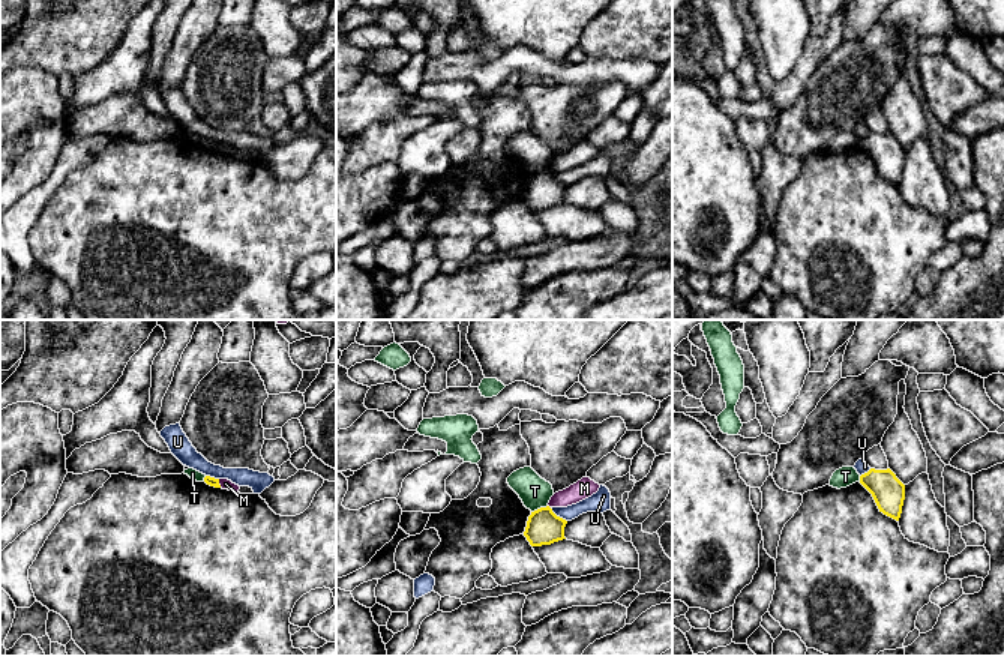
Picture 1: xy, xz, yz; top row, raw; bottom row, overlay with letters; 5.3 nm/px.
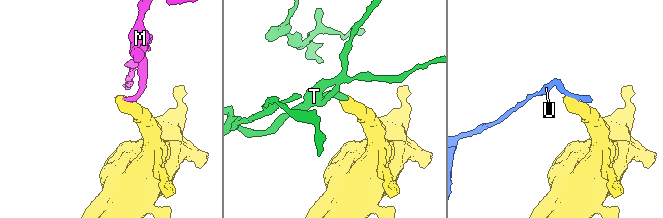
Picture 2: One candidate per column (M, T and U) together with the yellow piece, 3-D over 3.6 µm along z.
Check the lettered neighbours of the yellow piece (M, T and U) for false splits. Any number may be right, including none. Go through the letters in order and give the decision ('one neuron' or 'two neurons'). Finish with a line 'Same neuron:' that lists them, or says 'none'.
M: two neurons
T: two neurons
U: two neurons
Same neuron: none

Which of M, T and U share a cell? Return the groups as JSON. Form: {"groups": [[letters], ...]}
{"groups": [["M"], ["T"], ["U"]]}

